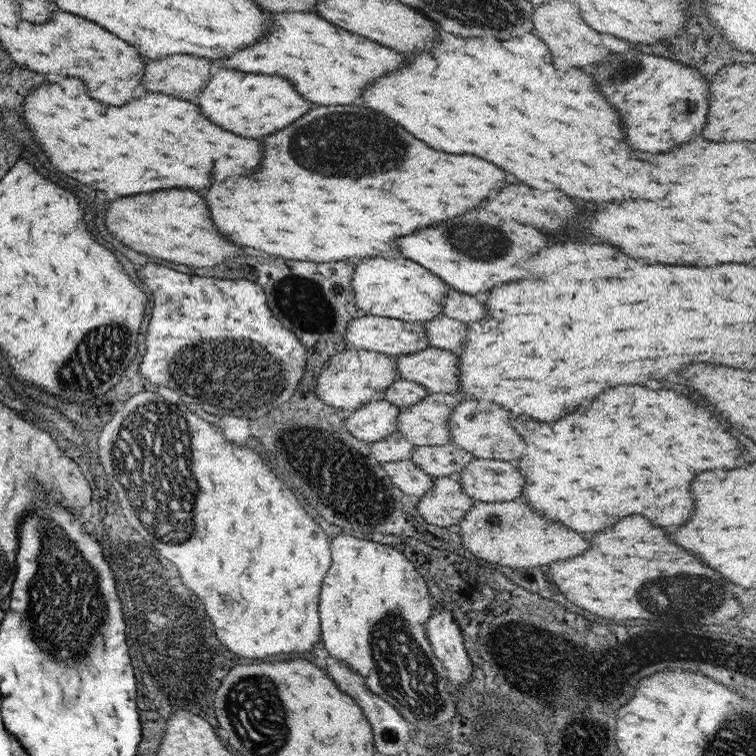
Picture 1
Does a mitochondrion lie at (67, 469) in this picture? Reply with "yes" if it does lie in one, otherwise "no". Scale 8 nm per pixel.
no

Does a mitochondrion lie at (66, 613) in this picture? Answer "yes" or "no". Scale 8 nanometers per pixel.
yes

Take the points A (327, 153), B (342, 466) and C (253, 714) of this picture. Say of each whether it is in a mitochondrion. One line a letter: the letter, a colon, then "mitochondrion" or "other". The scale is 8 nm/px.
A: mitochondrion
B: mitochondrion
C: mitochondrion

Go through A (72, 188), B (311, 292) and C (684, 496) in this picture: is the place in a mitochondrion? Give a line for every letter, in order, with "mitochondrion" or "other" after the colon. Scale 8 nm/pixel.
A: other
B: mitochondrion
C: other

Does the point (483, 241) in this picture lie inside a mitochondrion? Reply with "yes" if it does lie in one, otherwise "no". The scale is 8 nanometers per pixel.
yes

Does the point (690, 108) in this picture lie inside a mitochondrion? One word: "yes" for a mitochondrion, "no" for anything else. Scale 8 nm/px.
no

